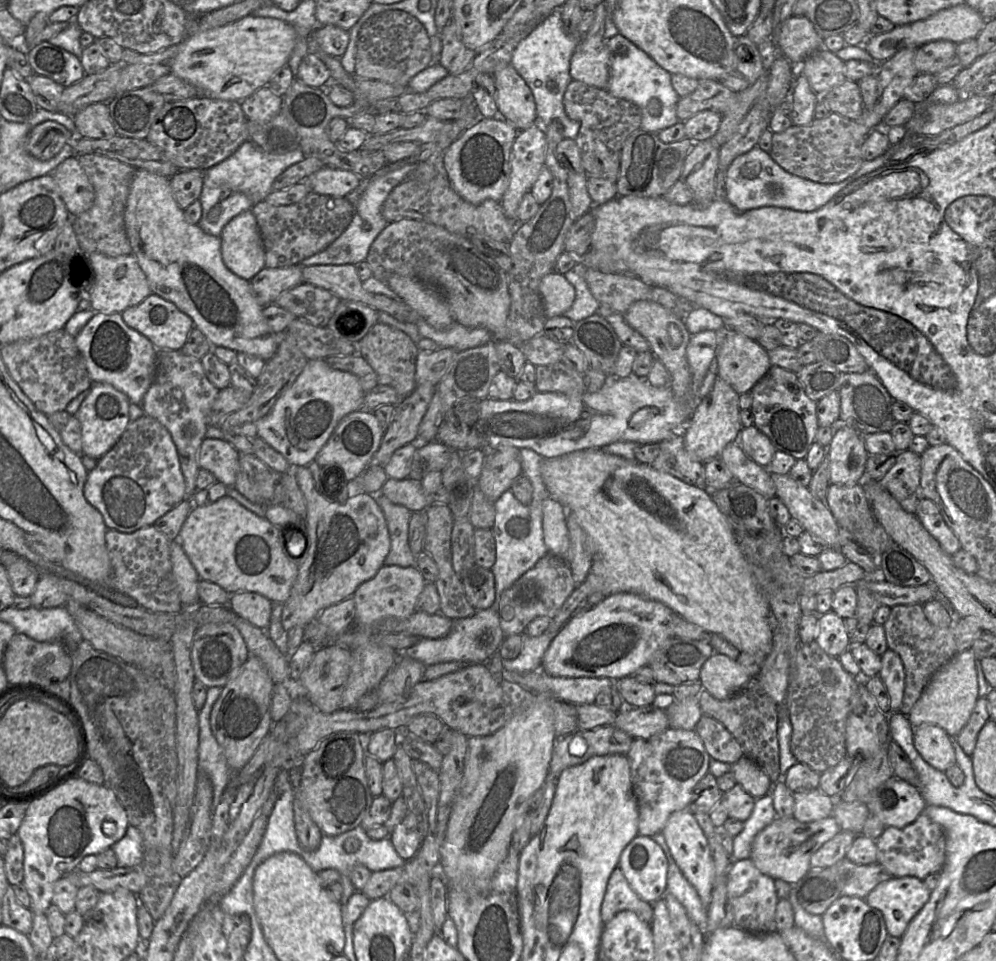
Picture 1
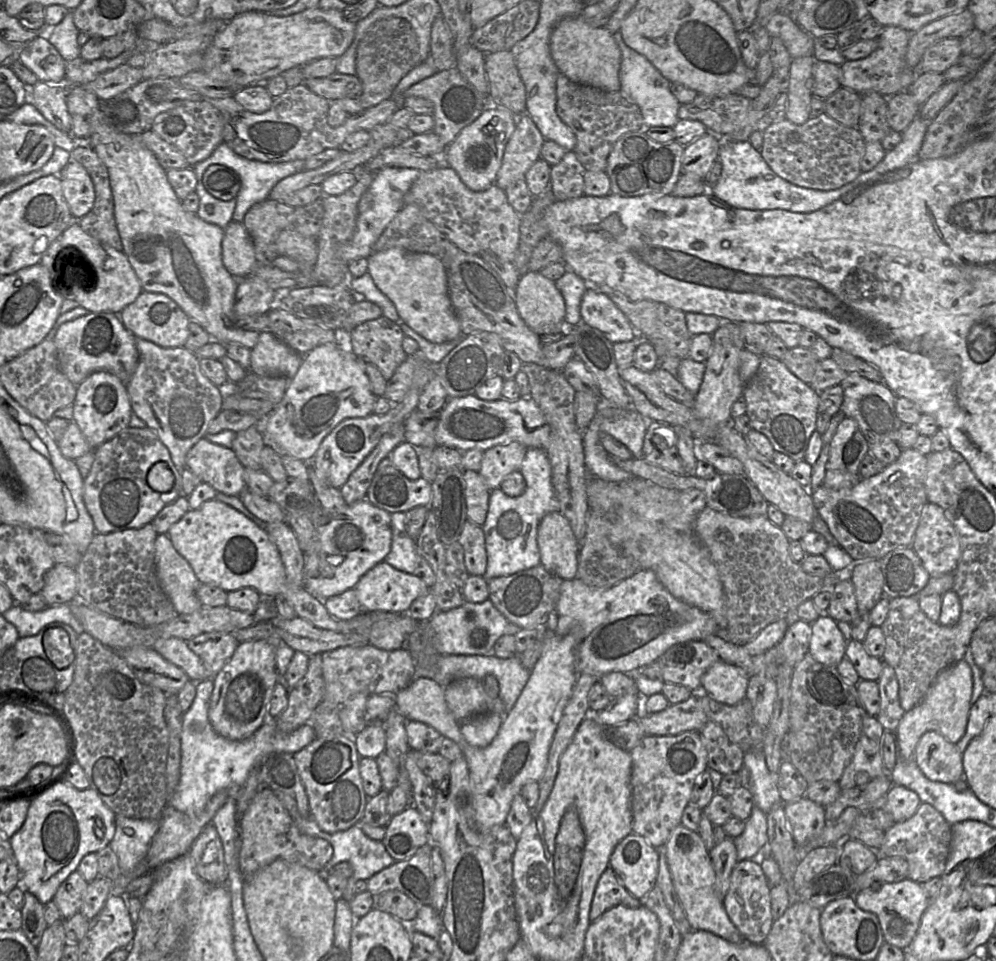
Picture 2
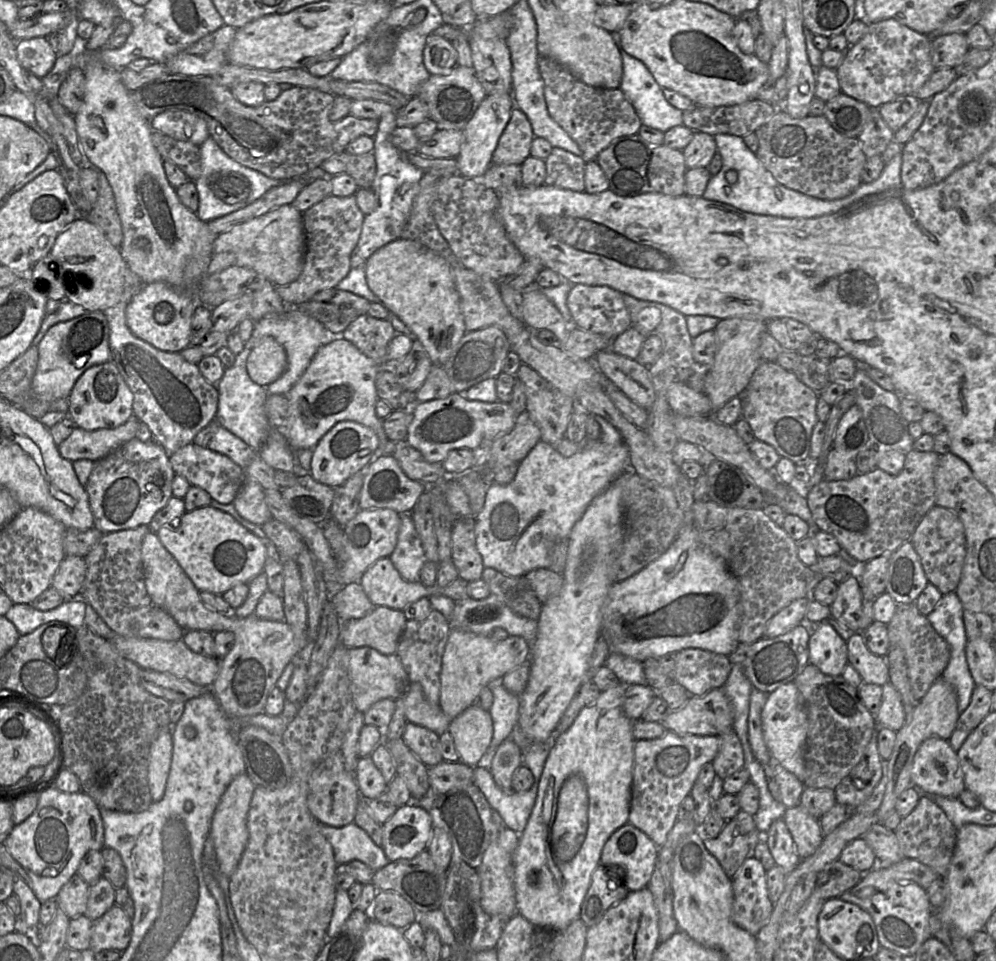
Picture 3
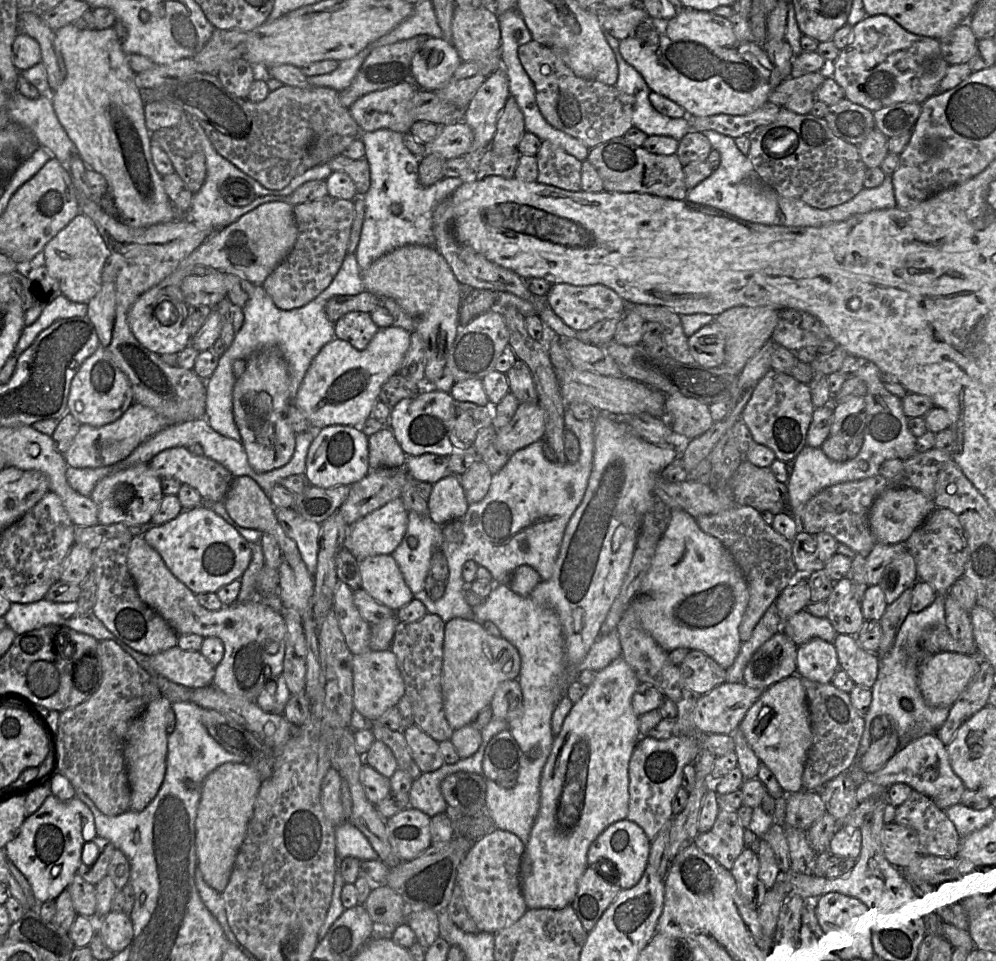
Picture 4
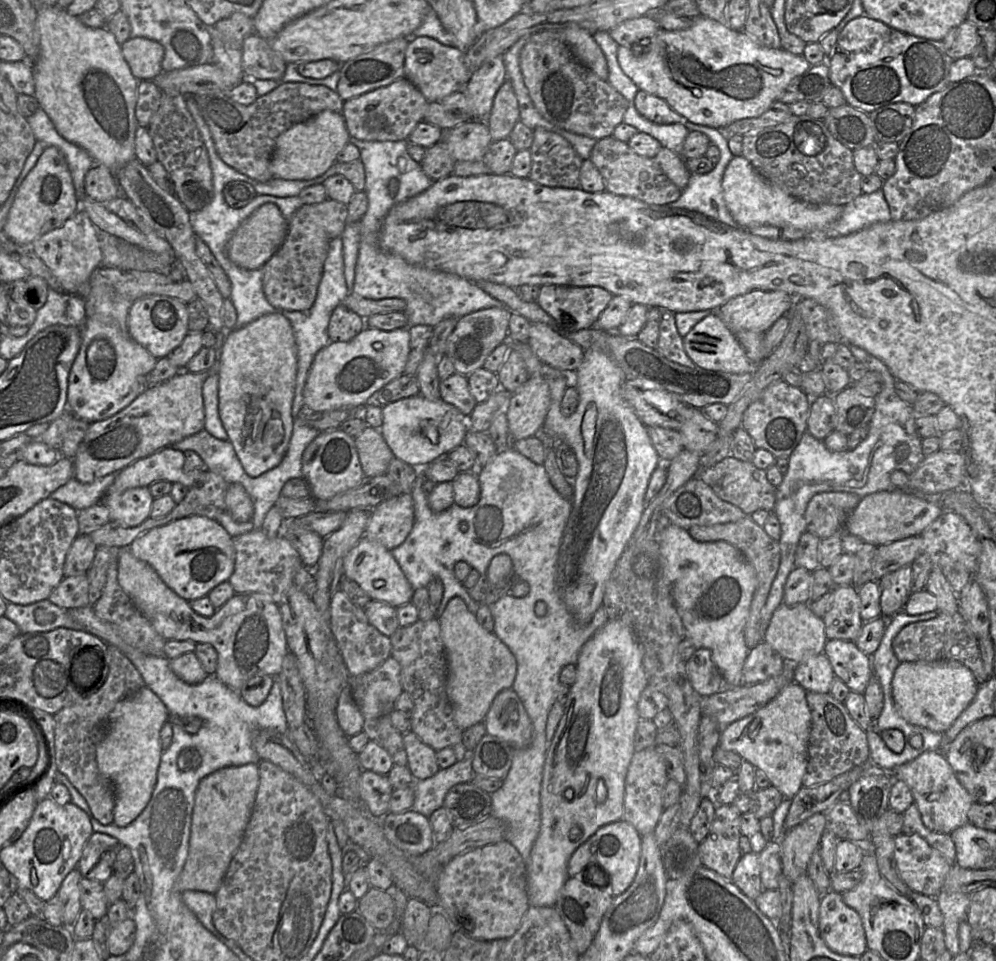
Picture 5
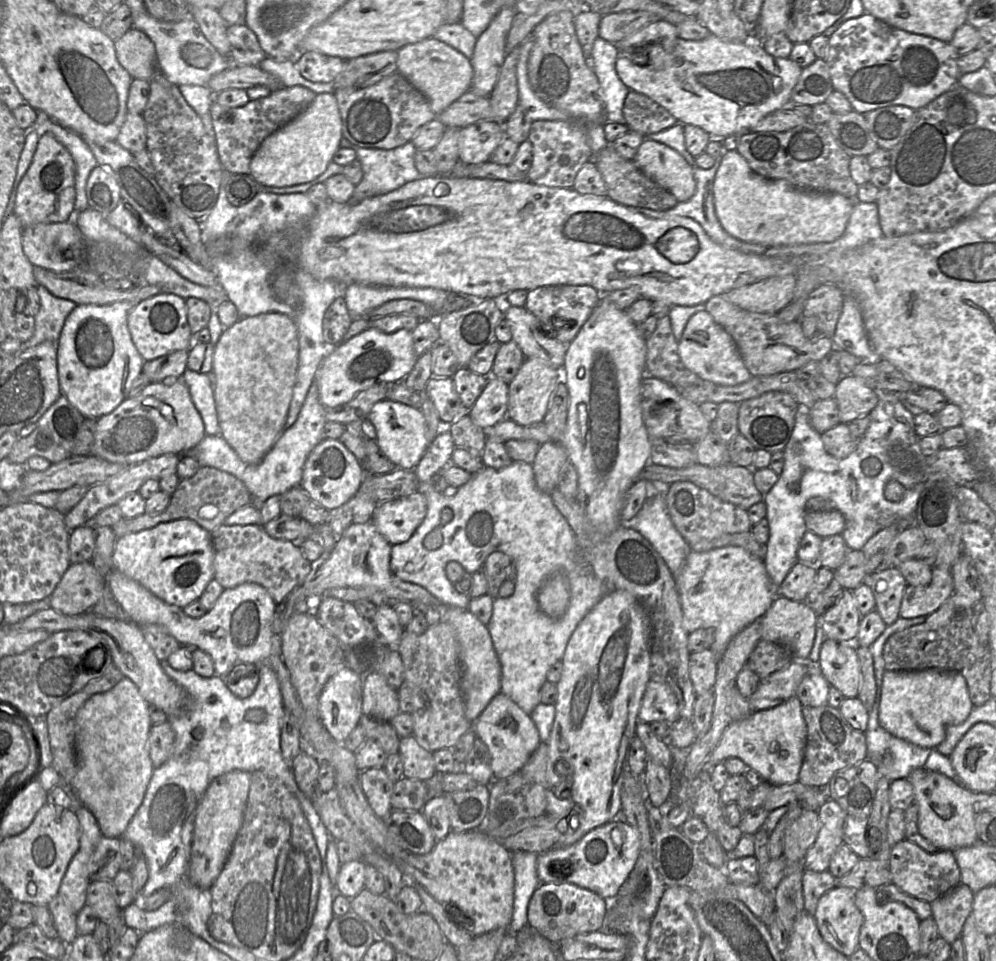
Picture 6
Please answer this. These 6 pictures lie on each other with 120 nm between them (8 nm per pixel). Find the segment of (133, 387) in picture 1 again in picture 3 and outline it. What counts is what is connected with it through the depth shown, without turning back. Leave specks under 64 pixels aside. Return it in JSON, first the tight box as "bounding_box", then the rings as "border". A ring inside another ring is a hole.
{"bounding_box":[31,311,111,401],"border":[[[87,311],[52,326],[37,345],[39,359],[31,392],[40,401],[68,398],[78,378],[90,367],[111,361],[109,325],[102,311]]]}

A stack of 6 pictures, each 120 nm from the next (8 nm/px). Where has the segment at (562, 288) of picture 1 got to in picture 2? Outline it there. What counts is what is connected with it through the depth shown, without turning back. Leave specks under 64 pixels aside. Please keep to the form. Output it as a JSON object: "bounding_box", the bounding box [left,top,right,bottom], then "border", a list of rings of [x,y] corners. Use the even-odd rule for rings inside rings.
{"bounding_box":[515,271,564,330],"border":[[[528,271],[520,277],[515,303],[519,315],[532,330],[564,321],[564,298],[555,281],[544,277],[540,271]]]}

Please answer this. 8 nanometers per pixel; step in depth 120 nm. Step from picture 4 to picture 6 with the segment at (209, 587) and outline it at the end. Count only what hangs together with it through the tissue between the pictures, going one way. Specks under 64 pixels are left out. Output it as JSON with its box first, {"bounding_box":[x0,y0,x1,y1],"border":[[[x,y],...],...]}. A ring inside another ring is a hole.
{"bounding_box":[113,519,213,608],"border":[[[178,519],[117,538],[113,569],[137,581],[164,602],[184,608],[197,600],[213,579],[211,533],[190,519]]]}

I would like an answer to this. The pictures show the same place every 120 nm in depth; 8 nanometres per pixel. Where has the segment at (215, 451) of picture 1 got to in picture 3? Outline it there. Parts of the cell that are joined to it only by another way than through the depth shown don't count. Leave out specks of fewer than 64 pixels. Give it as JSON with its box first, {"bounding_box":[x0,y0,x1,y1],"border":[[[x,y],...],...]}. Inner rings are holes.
{"bounding_box":[169,442,245,504],"border":[[[193,442],[170,454],[169,461],[176,475],[184,477],[191,485],[205,490],[212,500],[221,504],[232,503],[245,480],[245,470],[229,457]]]}

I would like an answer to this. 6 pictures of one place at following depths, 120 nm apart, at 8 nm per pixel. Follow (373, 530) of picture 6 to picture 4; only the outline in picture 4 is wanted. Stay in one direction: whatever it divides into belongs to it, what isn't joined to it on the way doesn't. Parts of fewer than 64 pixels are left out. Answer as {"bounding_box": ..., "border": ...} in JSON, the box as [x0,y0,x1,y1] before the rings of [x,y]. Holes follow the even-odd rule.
{"bounding_box":[359,554,414,611],"border":[[[389,554],[367,557],[359,562],[362,588],[379,603],[398,611],[407,605],[414,594]]]}

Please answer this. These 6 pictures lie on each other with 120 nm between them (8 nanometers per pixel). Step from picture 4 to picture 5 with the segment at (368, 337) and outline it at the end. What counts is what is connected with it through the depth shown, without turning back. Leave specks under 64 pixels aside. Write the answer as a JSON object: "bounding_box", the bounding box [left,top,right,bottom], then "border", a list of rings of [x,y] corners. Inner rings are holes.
{"bounding_box":[328,304,366,342],"border":[[[344,304],[338,305],[332,312],[328,324],[330,342],[352,340],[366,327],[365,320]]]}

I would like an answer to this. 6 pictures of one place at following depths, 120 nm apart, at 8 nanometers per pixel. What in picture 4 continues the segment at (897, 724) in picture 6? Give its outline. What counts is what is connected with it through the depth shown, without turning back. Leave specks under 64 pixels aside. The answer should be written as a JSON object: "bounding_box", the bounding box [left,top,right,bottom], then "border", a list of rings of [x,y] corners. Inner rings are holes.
{"bounding_box":[918,652,980,708],"border":[[[940,652],[926,656],[918,666],[918,684],[927,704],[936,708],[951,707],[978,673],[980,663],[980,655]]]}

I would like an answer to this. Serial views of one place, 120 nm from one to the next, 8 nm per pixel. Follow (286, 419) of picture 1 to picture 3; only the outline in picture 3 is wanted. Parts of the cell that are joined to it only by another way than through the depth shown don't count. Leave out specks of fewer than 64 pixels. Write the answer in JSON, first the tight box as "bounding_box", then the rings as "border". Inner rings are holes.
{"bounding_box":[285,337,396,455],"border":[[[332,337],[323,344],[308,365],[297,383],[285,395],[289,403],[287,416],[286,439],[295,450],[313,449],[319,440],[338,422],[354,421],[372,428],[379,438],[378,451],[393,455],[396,450],[395,442],[388,441],[383,430],[382,421],[375,412],[377,396],[375,380],[381,368],[391,368],[389,365],[379,365],[359,351],[350,341],[342,337]]]}

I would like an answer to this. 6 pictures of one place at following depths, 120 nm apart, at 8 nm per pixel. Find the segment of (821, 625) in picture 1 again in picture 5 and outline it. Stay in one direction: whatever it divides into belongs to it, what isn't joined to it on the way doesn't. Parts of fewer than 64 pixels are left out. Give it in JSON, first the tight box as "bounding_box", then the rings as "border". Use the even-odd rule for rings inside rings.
{"bounding_box":[794,652,834,693],"border":[[[823,652],[794,665],[794,681],[806,691],[830,693],[834,679],[832,665]]]}

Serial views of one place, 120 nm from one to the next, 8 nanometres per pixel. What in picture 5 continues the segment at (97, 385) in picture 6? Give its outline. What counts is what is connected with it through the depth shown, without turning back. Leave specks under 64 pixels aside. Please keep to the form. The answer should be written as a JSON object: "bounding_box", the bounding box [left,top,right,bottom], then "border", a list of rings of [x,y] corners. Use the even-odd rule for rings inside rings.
{"bounding_box":[67,318,157,423],"border":[[[87,318],[81,326],[80,349],[68,377],[67,409],[89,423],[112,417],[147,388],[146,375],[156,362],[157,359],[129,334]]]}

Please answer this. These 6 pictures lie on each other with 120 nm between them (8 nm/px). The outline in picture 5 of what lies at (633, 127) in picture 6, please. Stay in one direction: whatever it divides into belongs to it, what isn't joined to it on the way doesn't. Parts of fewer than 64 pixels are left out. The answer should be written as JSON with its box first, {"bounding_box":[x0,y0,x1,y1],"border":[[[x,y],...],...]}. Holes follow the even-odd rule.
{"bounding_box":[634,90,688,124],"border":[[[639,90],[634,99],[637,111],[648,120],[657,124],[682,123],[688,121],[677,113],[664,99]]]}

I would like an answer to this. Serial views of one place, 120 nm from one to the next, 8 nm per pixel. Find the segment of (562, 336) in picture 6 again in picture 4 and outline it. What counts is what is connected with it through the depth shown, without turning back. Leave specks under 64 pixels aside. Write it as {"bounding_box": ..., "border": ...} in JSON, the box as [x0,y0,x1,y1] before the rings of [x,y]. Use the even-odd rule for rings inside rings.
{"bounding_box":[545,284,628,331],"border":[[[553,284],[545,297],[547,306],[570,328],[584,331],[607,319],[621,319],[628,310],[626,302],[611,288],[601,285],[575,286]]]}

